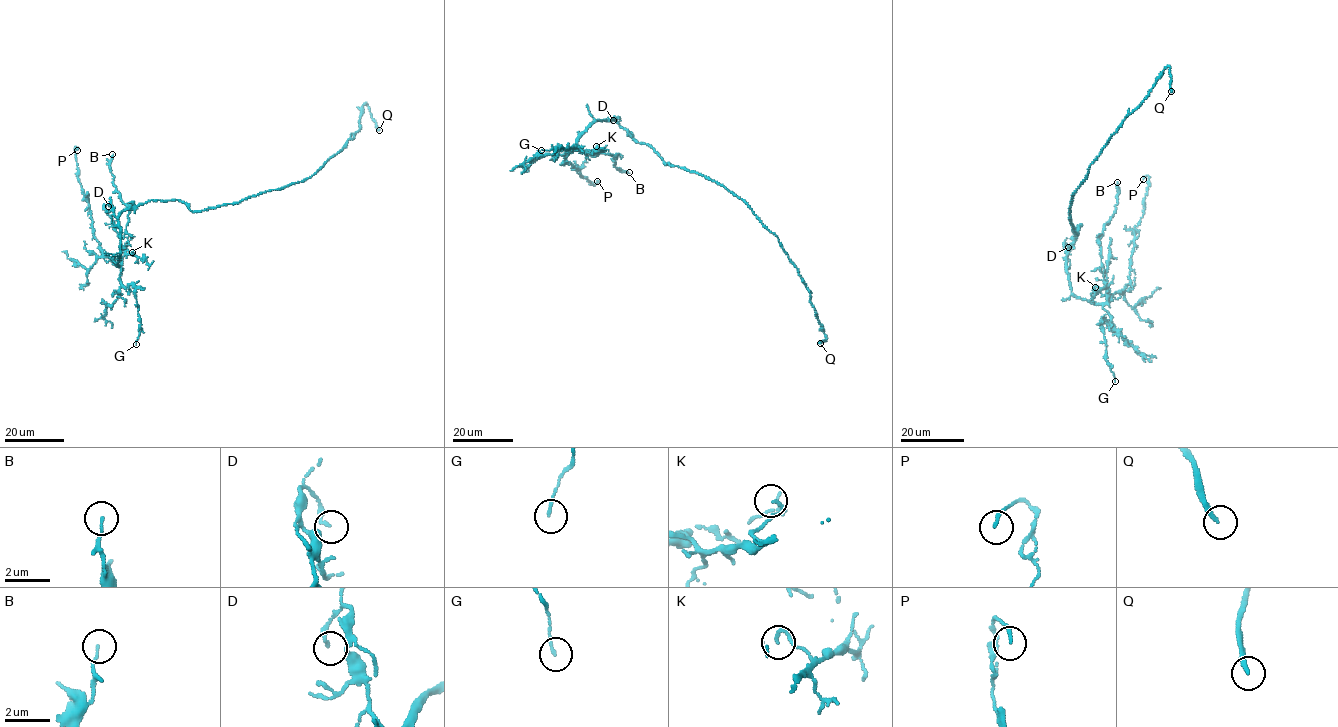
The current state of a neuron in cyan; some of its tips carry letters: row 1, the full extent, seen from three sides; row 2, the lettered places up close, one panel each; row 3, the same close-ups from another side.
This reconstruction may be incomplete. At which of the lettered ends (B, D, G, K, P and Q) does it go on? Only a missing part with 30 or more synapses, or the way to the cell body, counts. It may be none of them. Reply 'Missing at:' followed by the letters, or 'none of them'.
Missing at: Q

